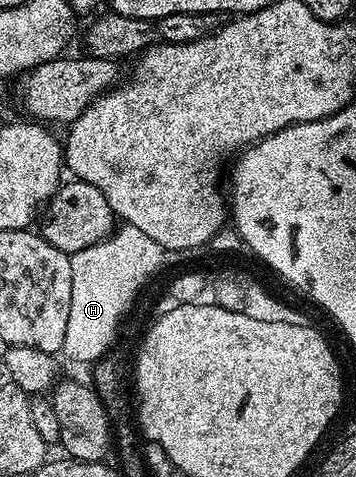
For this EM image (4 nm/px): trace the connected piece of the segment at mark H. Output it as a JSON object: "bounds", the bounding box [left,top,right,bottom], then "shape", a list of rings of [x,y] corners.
{"bounds":[61,225,167,365],"shape":[[[121,225],[103,241],[69,257],[71,261],[71,314],[61,351],[77,363],[92,365],[114,346],[117,326],[145,287],[145,282],[165,263],[167,252],[147,233]]]}

